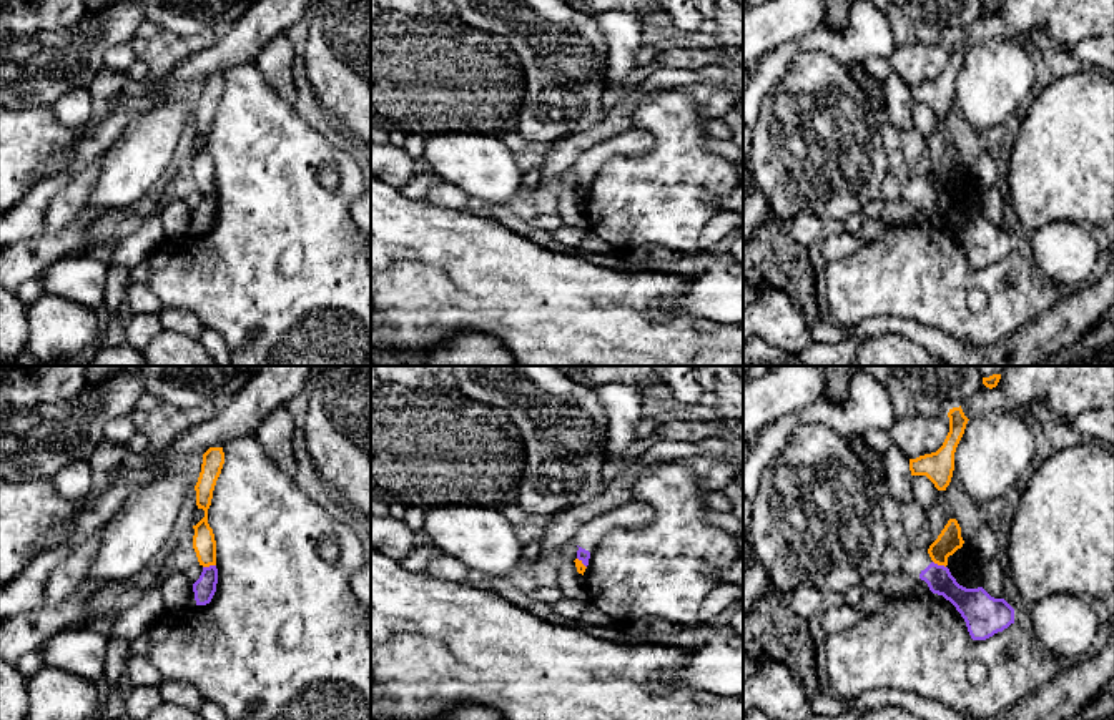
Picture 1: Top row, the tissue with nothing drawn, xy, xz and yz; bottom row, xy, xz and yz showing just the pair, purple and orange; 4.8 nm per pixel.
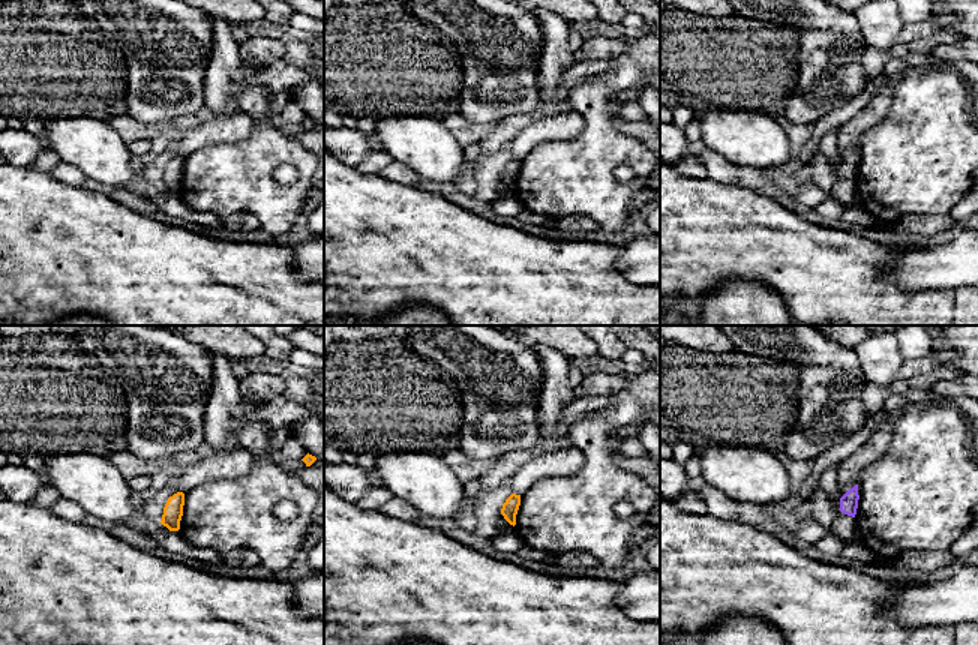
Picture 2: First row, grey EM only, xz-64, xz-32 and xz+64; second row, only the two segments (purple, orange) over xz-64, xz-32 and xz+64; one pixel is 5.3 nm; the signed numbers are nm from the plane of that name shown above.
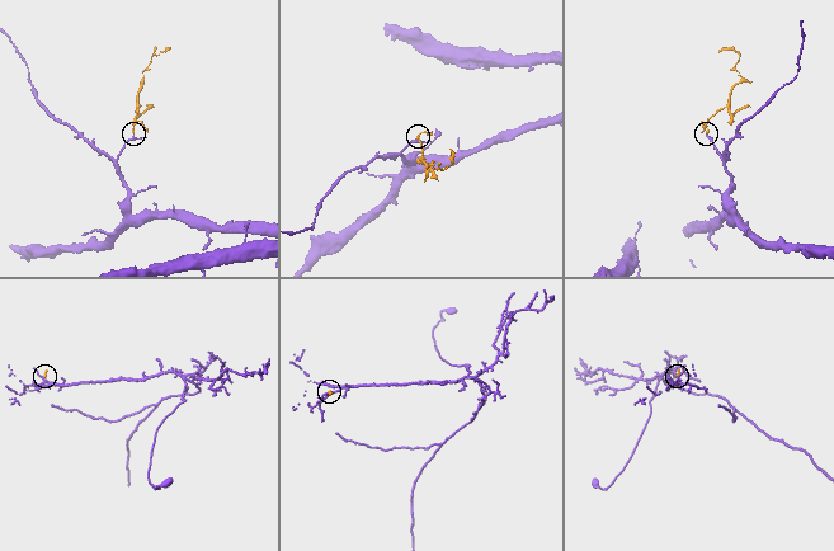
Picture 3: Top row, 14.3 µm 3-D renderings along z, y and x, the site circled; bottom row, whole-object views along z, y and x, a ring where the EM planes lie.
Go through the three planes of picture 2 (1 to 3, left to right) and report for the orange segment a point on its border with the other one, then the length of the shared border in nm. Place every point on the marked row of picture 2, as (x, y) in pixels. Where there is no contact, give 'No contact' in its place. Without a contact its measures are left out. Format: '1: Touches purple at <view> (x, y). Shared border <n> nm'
1: No contact
2: No contact
3: No contact

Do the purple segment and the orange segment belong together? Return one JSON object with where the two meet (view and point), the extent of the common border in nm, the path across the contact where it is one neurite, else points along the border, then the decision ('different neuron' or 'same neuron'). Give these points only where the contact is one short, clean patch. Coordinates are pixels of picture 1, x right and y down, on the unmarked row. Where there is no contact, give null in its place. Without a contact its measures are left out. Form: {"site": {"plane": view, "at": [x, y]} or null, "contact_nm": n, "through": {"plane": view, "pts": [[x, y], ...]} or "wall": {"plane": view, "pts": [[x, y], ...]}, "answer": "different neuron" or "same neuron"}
{"site": {"plane": "xy", "at": [210, 193]}, "contact_nm": 70, "wall": {"plane": "xy", "pts": [[215, 192], [203, 195]]}, "answer": "different neuron"}

